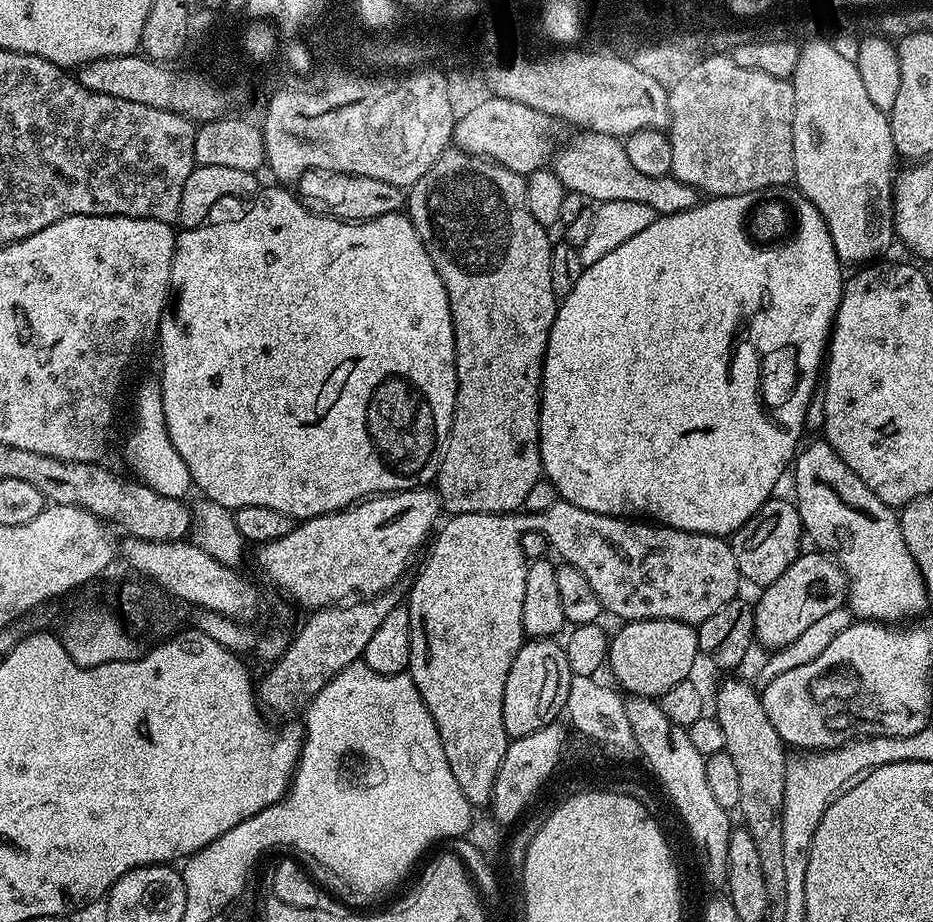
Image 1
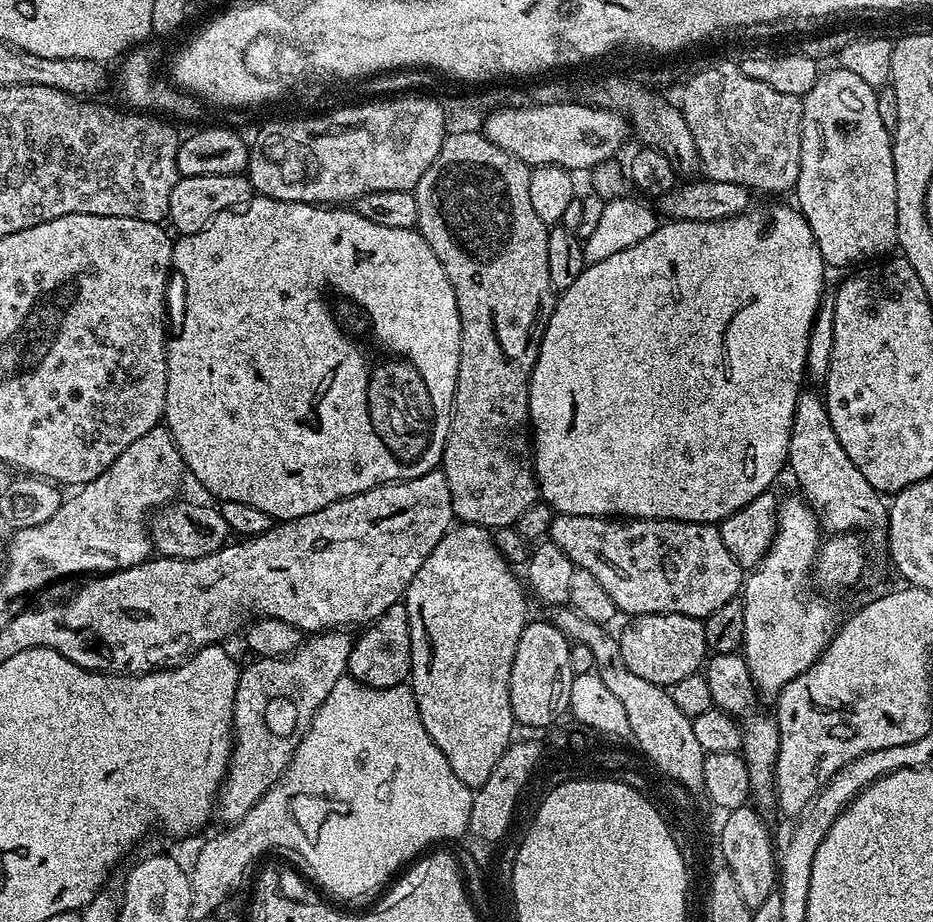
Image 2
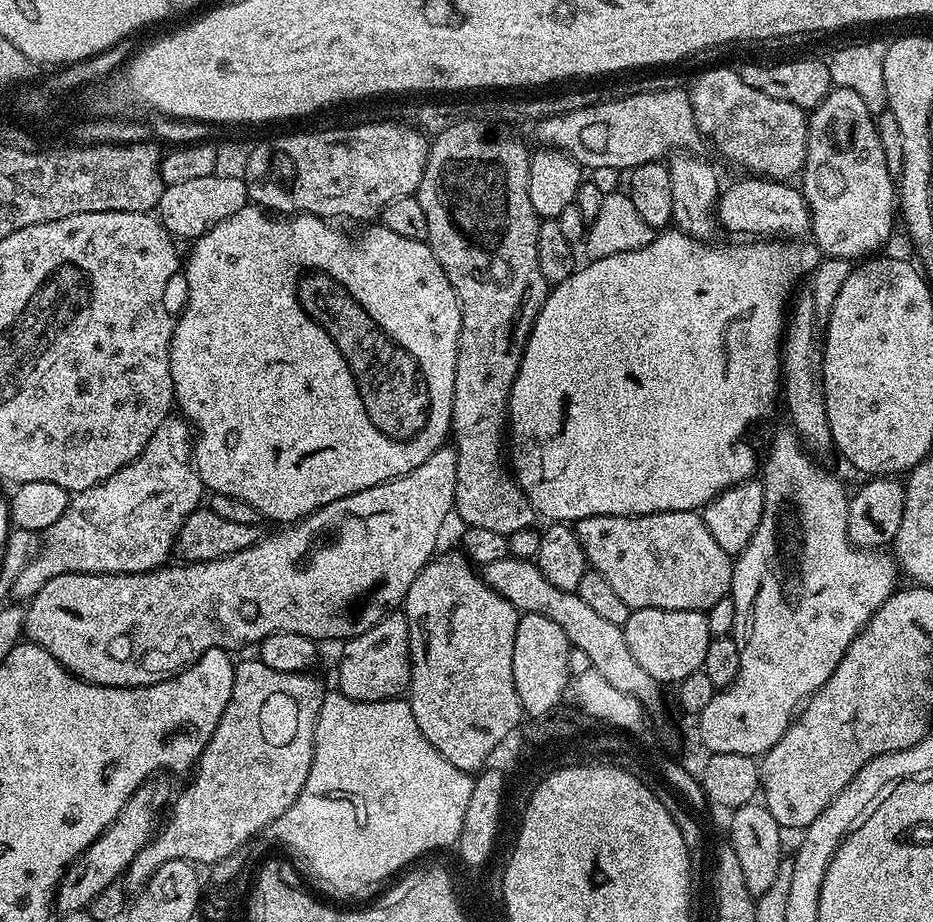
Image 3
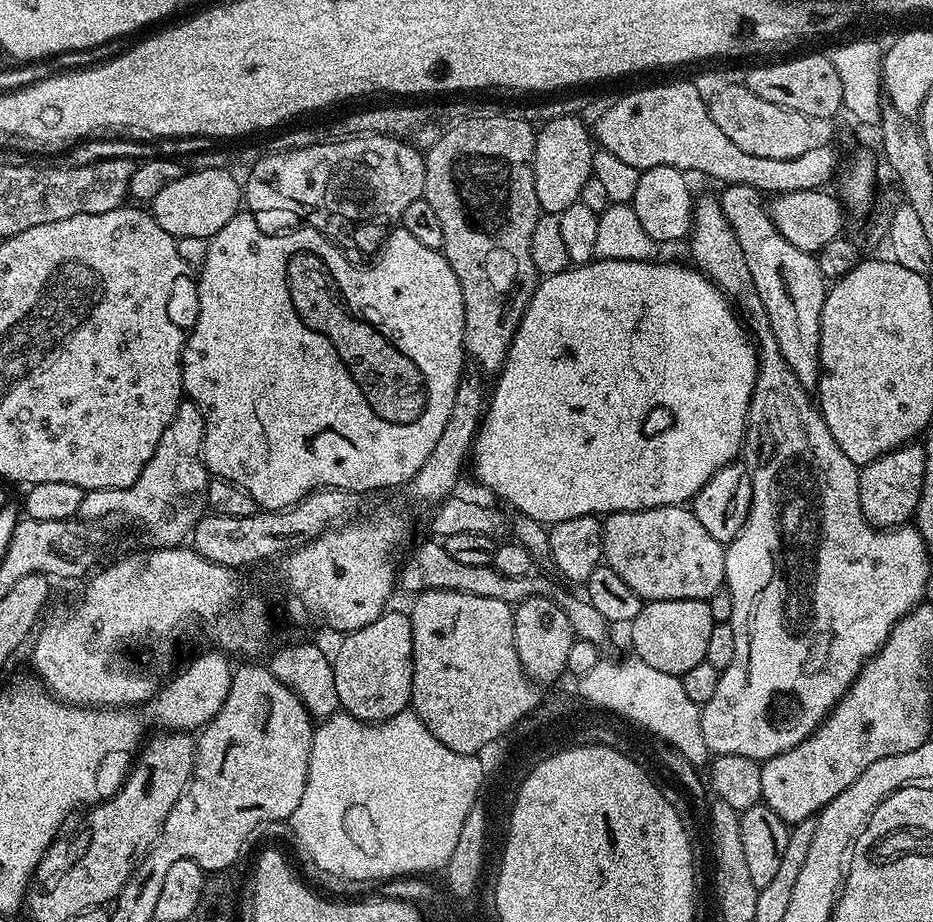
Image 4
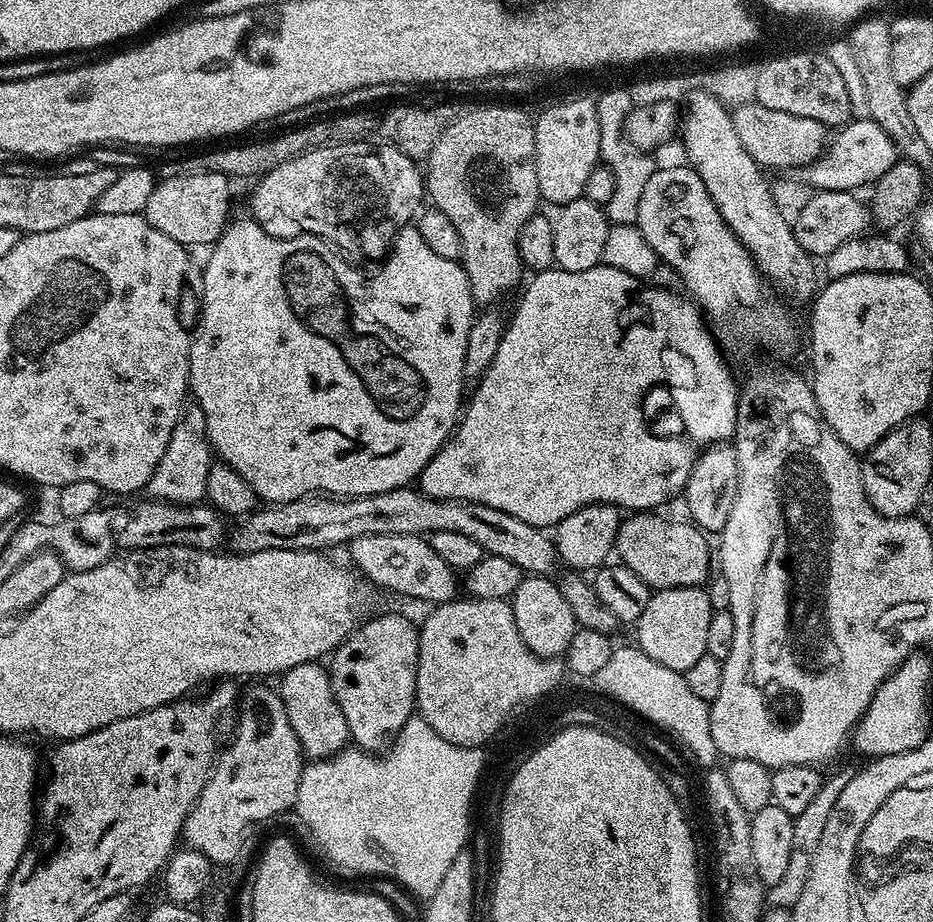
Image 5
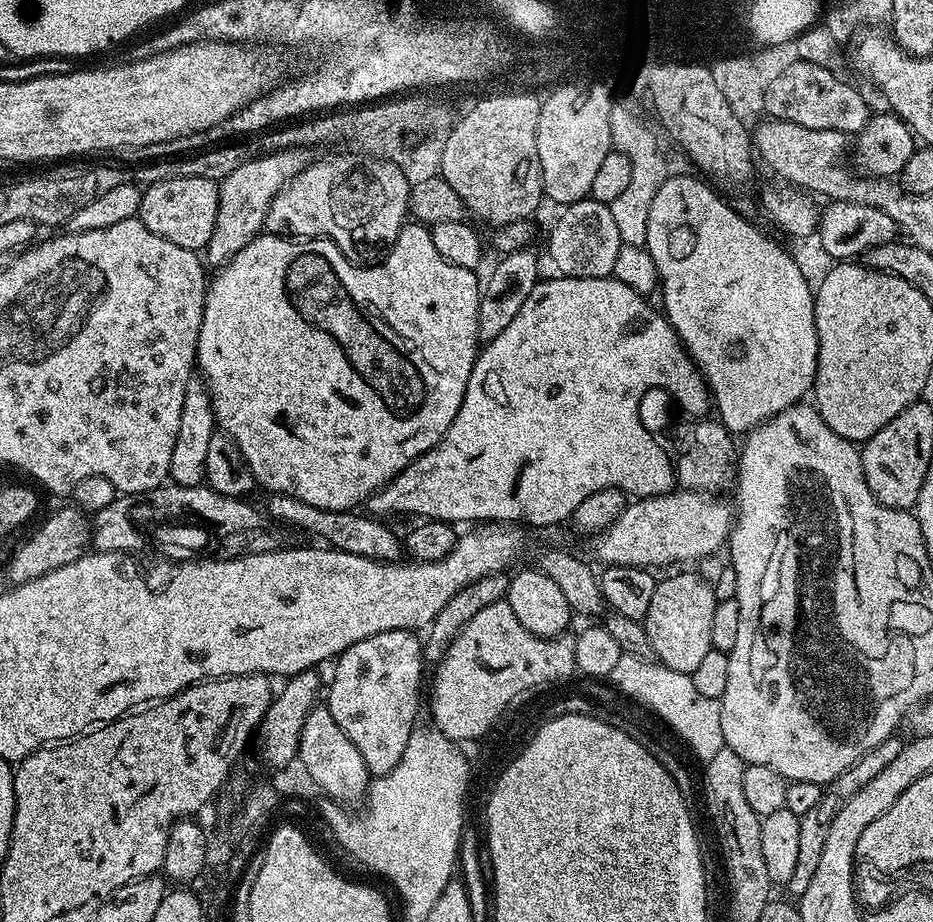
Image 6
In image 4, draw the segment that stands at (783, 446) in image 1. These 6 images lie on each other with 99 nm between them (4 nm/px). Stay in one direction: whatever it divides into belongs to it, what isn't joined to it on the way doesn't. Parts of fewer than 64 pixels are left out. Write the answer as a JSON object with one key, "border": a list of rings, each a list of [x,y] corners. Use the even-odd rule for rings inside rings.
{"border":[[[593,259],[586,264],[570,266],[564,272],[559,272],[553,276],[543,277],[537,283],[536,292],[530,298],[526,306],[524,316],[520,320],[518,330],[512,339],[512,345],[508,351],[508,356],[504,359],[504,365],[501,366],[498,375],[495,377],[496,389],[491,389],[490,395],[486,400],[486,407],[482,413],[482,419],[478,425],[476,439],[472,442],[472,451],[470,453],[471,467],[476,467],[476,476],[497,496],[500,500],[505,500],[510,507],[519,515],[529,516],[538,521],[539,524],[551,526],[558,522],[566,522],[570,518],[579,516],[596,516],[597,514],[607,514],[609,512],[637,512],[647,508],[665,508],[667,504],[684,506],[691,501],[692,497],[710,482],[710,478],[719,470],[725,468],[727,464],[733,463],[741,455],[742,445],[744,442],[744,430],[748,422],[748,407],[752,401],[752,391],[754,391],[754,382],[756,381],[756,365],[758,363],[758,353],[746,331],[735,307],[733,301],[725,296],[703,272],[695,267],[687,268],[684,264],[656,264],[652,260],[597,260]],[[655,408],[665,408],[672,415],[672,425],[665,432],[660,432],[657,436],[647,436],[644,433],[644,419],[651,414]]]}

